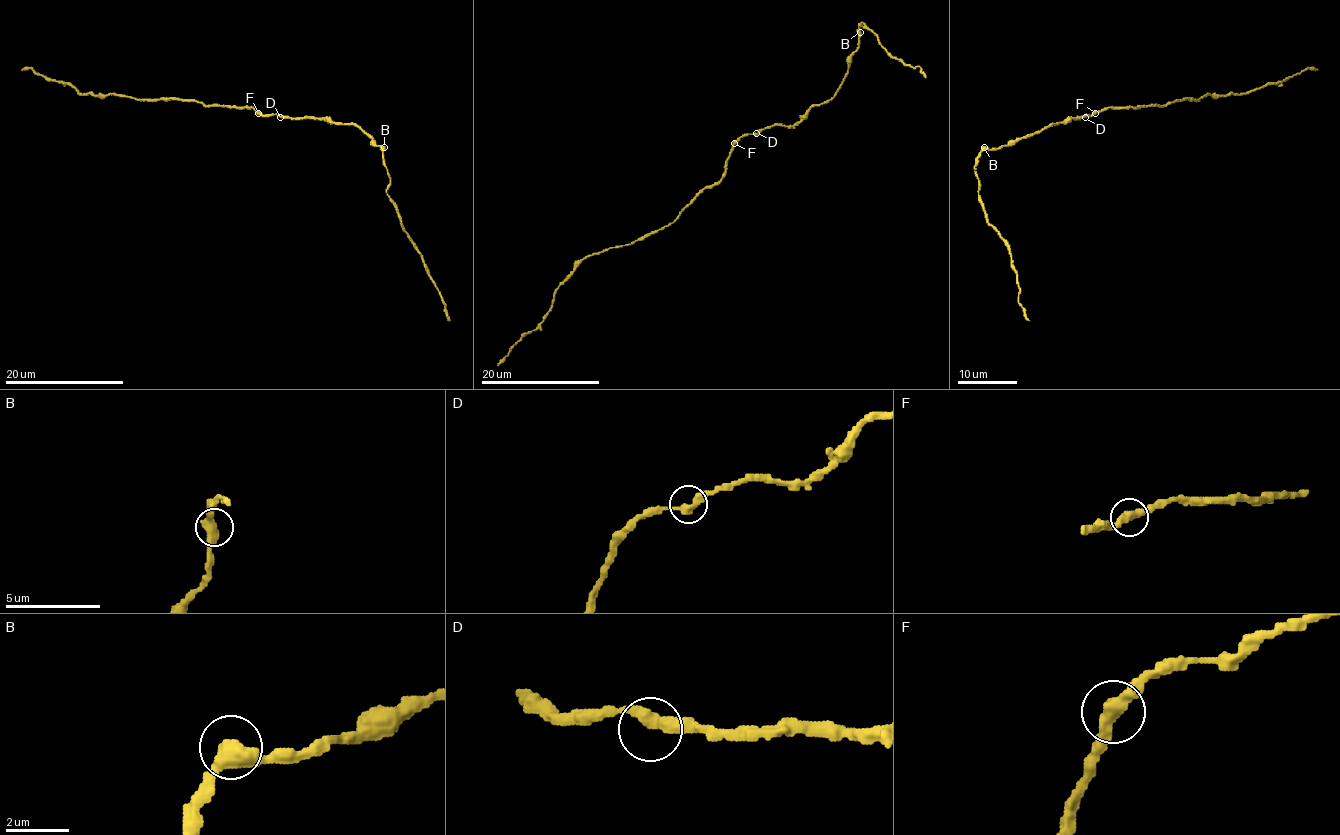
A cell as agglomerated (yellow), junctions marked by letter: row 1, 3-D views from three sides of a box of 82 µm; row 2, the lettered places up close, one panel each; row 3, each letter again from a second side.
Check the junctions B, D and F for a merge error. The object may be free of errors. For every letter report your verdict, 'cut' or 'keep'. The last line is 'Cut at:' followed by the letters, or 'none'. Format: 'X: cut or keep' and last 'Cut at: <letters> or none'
B: keep
D: keep
F: keep
Cut at: none

